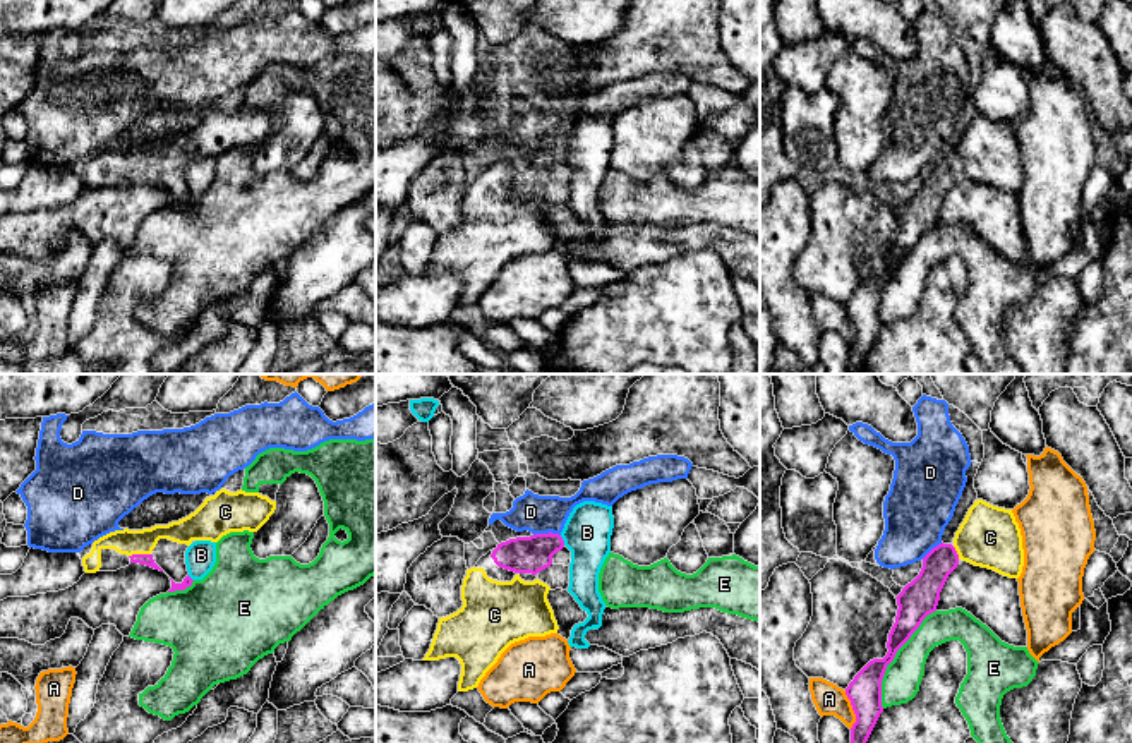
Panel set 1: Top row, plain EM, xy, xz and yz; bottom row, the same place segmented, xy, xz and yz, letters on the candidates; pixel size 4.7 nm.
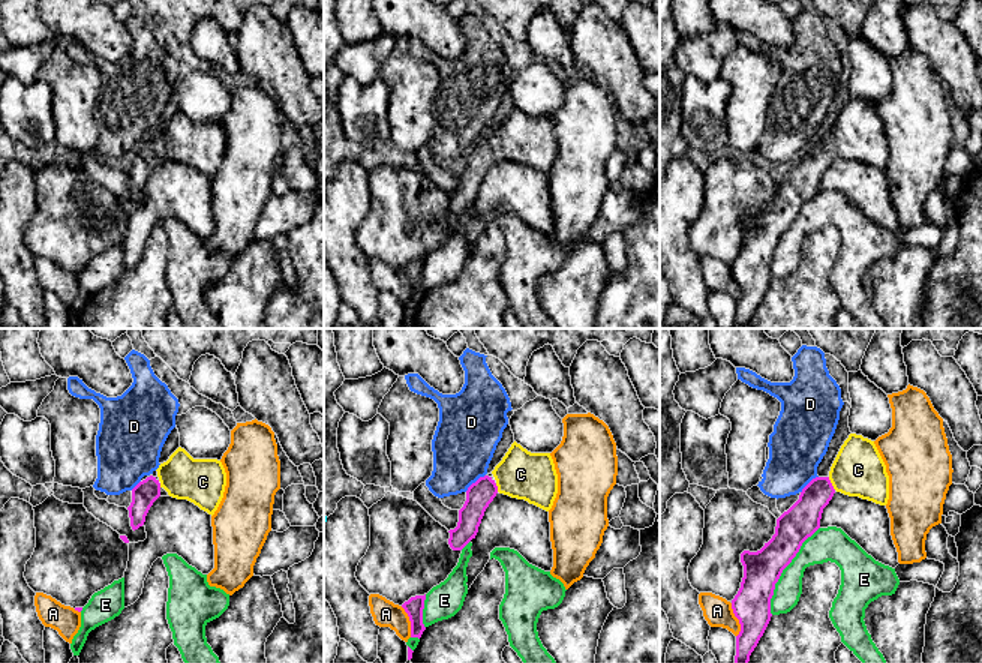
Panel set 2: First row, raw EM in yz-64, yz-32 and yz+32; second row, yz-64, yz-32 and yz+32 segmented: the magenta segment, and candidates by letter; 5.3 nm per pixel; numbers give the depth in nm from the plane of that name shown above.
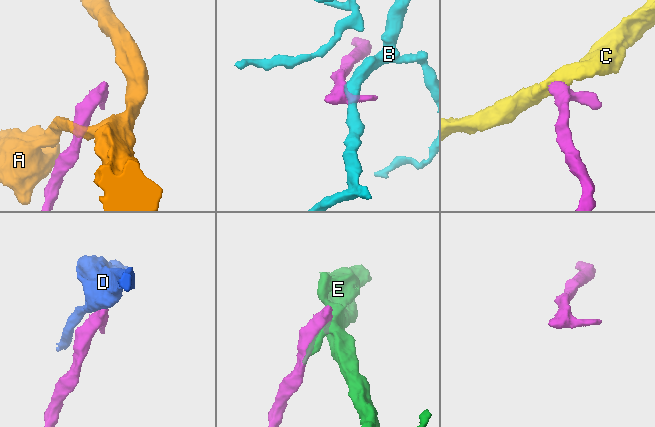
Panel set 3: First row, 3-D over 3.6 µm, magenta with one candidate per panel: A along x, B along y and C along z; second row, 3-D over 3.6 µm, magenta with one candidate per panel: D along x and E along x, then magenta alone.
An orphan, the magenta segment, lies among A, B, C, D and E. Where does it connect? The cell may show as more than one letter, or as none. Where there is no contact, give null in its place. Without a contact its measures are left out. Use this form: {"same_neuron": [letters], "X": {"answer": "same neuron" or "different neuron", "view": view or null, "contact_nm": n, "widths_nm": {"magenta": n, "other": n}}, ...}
{"same_neuron": ["C"], "A": {"answer": "different neuron", "view": "yz", "contact_nm": 190, "widths_nm": {"magenta": 160, "other": 150}}, "B": {"answer": "different neuron", "view": "xz", "contact_nm": 50, "widths_nm": {"magenta": 180, "other": 220}}, "C": {"answer": "same neuron", "view": "xy", "contact_nm": 110, "widths_nm": {"magenta": 50, "other": 120}}, "D": {"answer": "different neuron", "view": "xz", "contact_nm": 130, "widths_nm": {"magenta": 180, "other": 180}}, "E": {"answer": "different neuron", "view": "yz", "contact_nm": 550, "widths_nm": {"magenta": 160, "other": 180}}}

